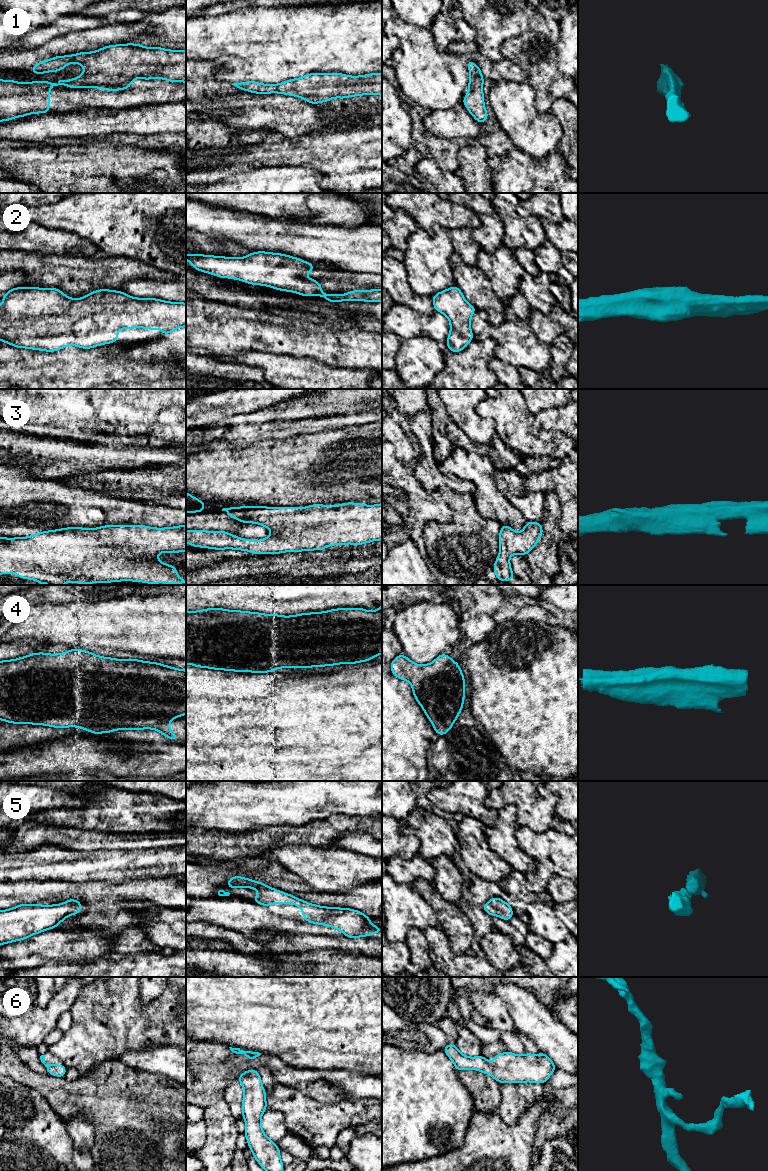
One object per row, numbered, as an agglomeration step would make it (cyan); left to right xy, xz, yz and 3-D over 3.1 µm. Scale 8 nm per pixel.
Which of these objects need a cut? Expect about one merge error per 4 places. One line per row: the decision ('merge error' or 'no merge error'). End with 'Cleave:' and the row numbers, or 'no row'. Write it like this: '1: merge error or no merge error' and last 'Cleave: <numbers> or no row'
1: no merge error
2: no merge error
3: no merge error
4: no merge error
5: no merge error
6: no merge error
Cleave: no row

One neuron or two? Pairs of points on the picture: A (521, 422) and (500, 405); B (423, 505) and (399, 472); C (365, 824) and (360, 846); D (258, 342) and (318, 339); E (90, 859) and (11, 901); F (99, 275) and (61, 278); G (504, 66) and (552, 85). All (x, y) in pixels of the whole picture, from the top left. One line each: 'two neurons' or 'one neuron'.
A: one neuron
B: one neuron
C: two neurons
D: one neuron
E: two neurons
F: one neuron
G: two neurons

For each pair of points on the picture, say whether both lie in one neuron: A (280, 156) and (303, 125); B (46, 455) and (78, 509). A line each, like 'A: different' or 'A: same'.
A: different
B: different

